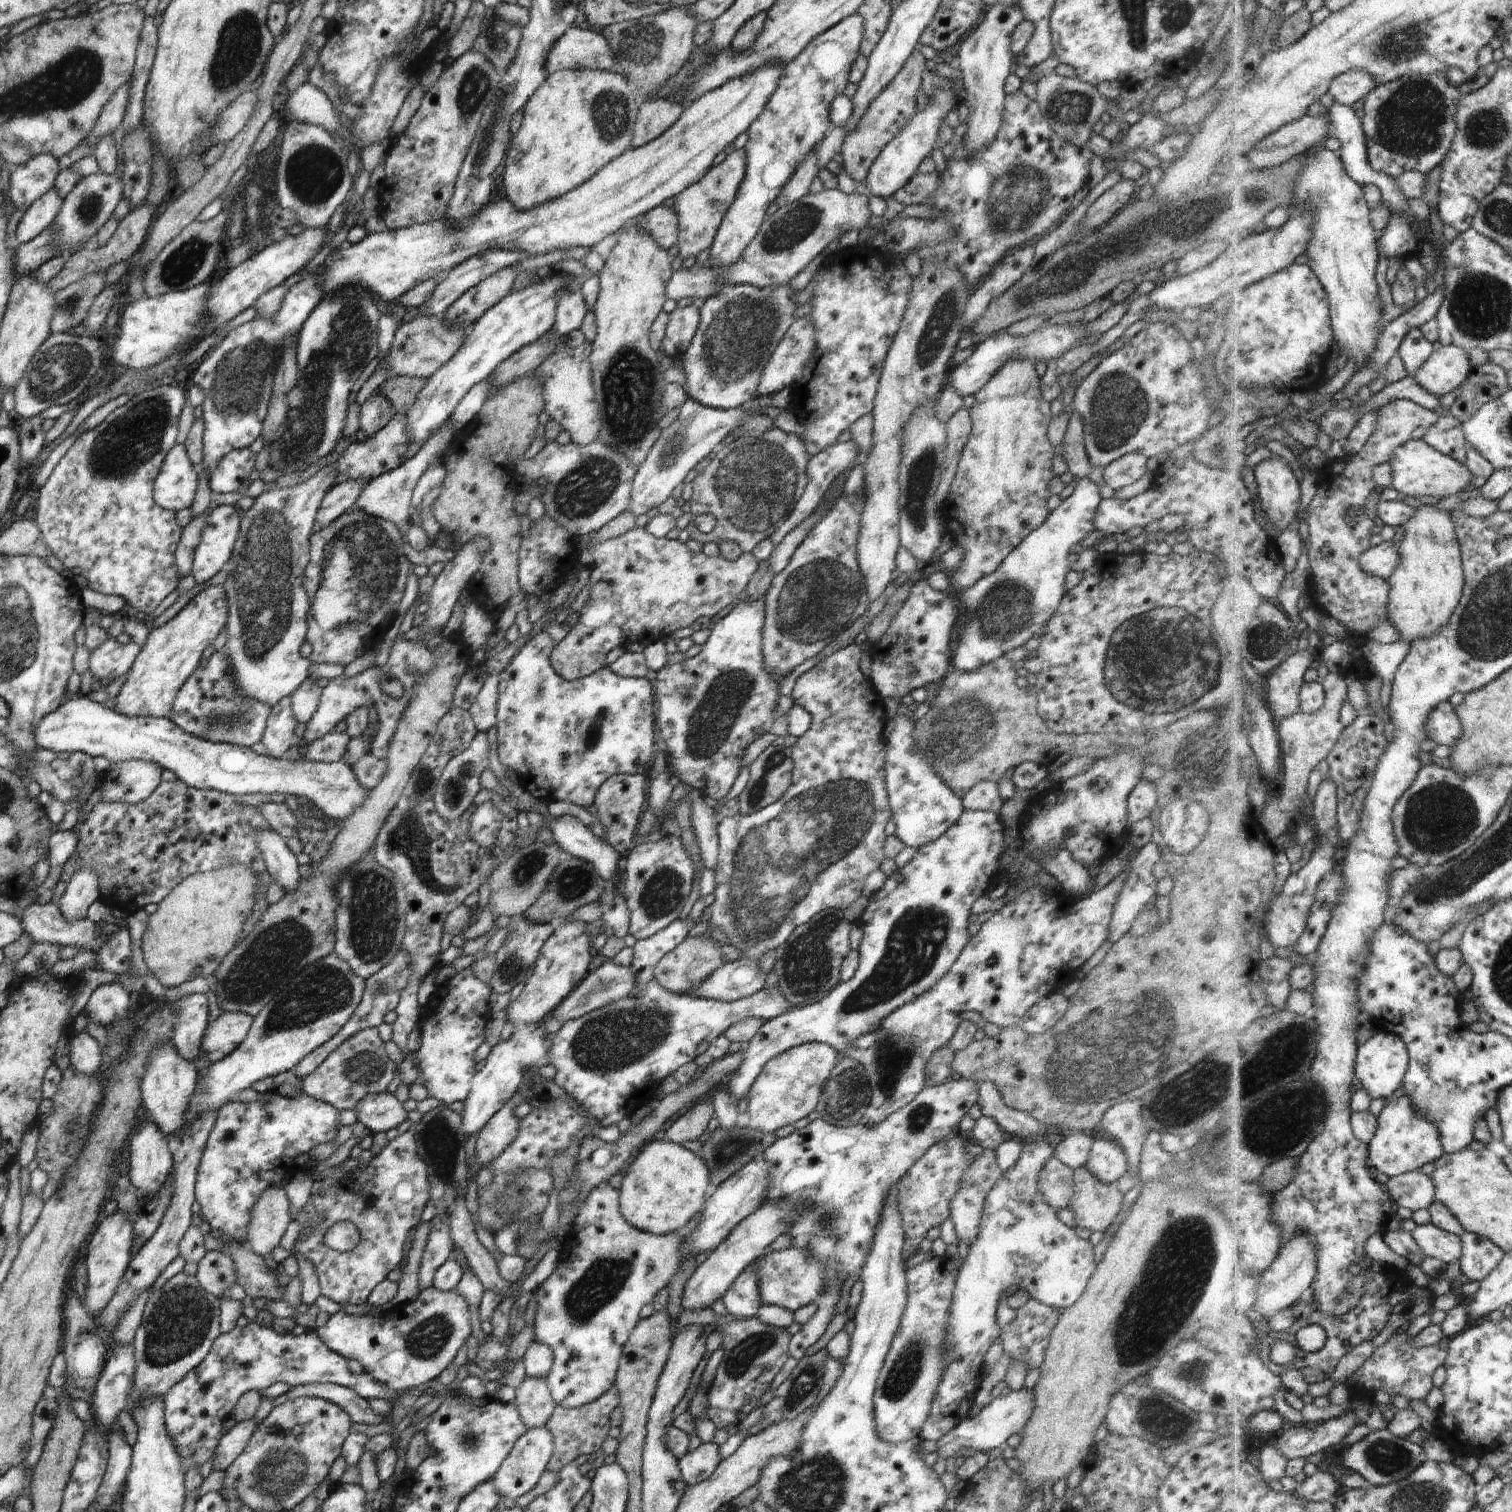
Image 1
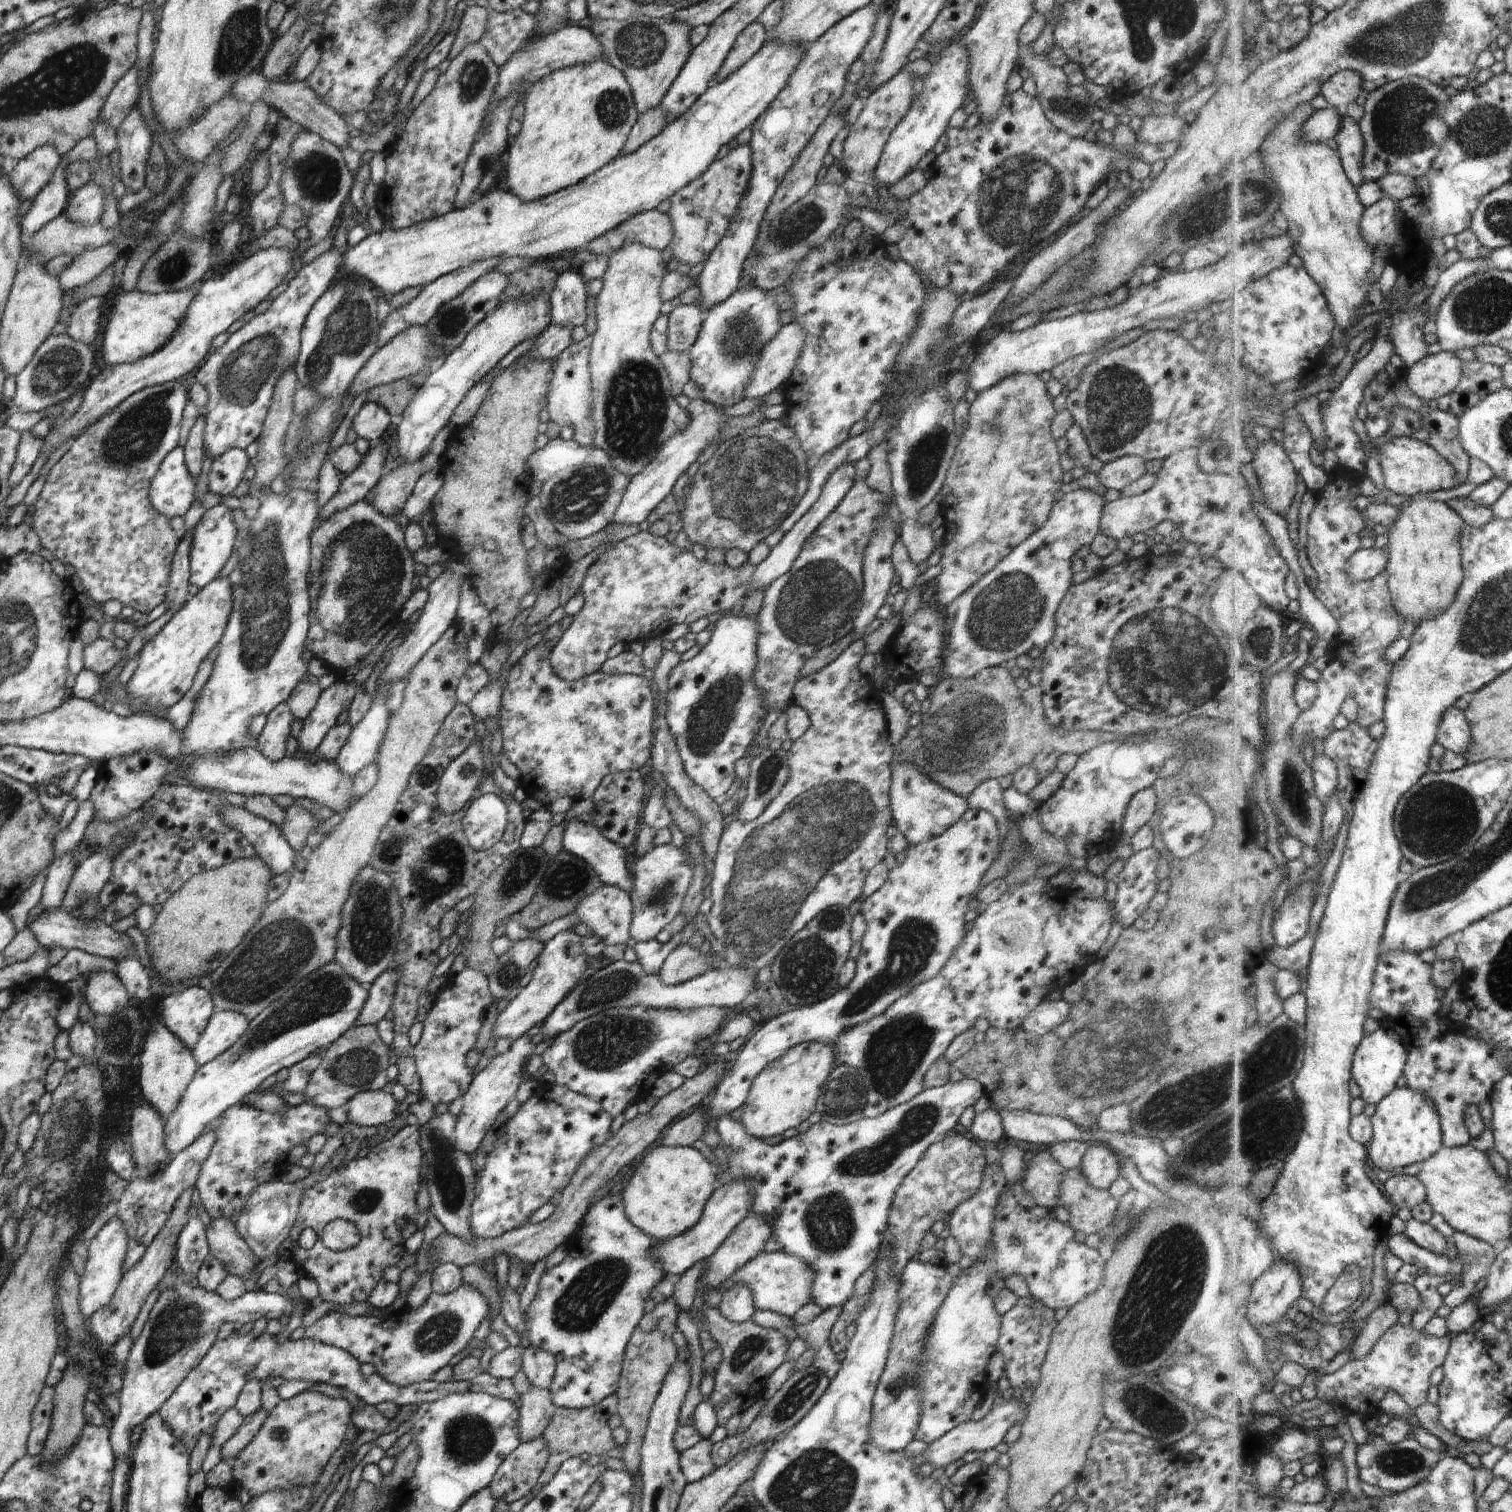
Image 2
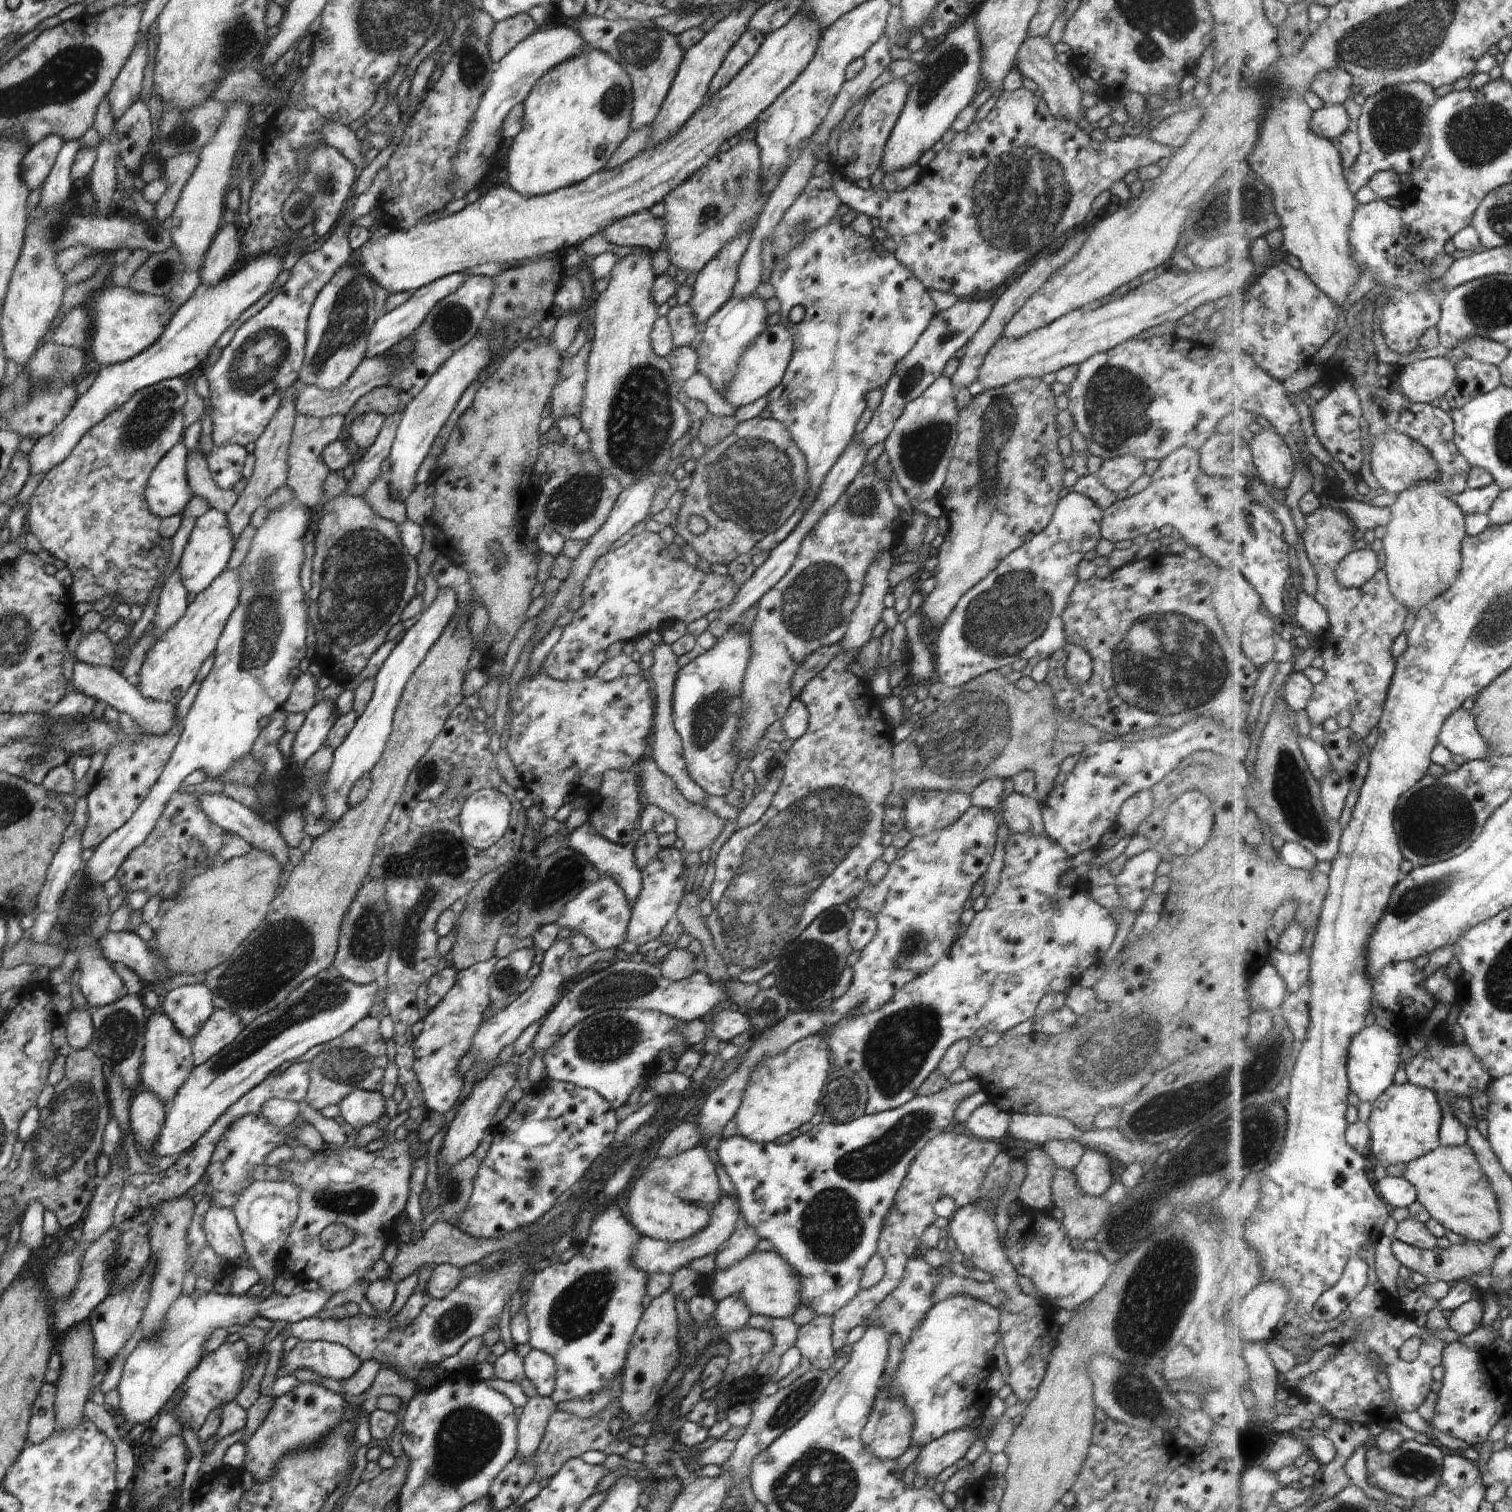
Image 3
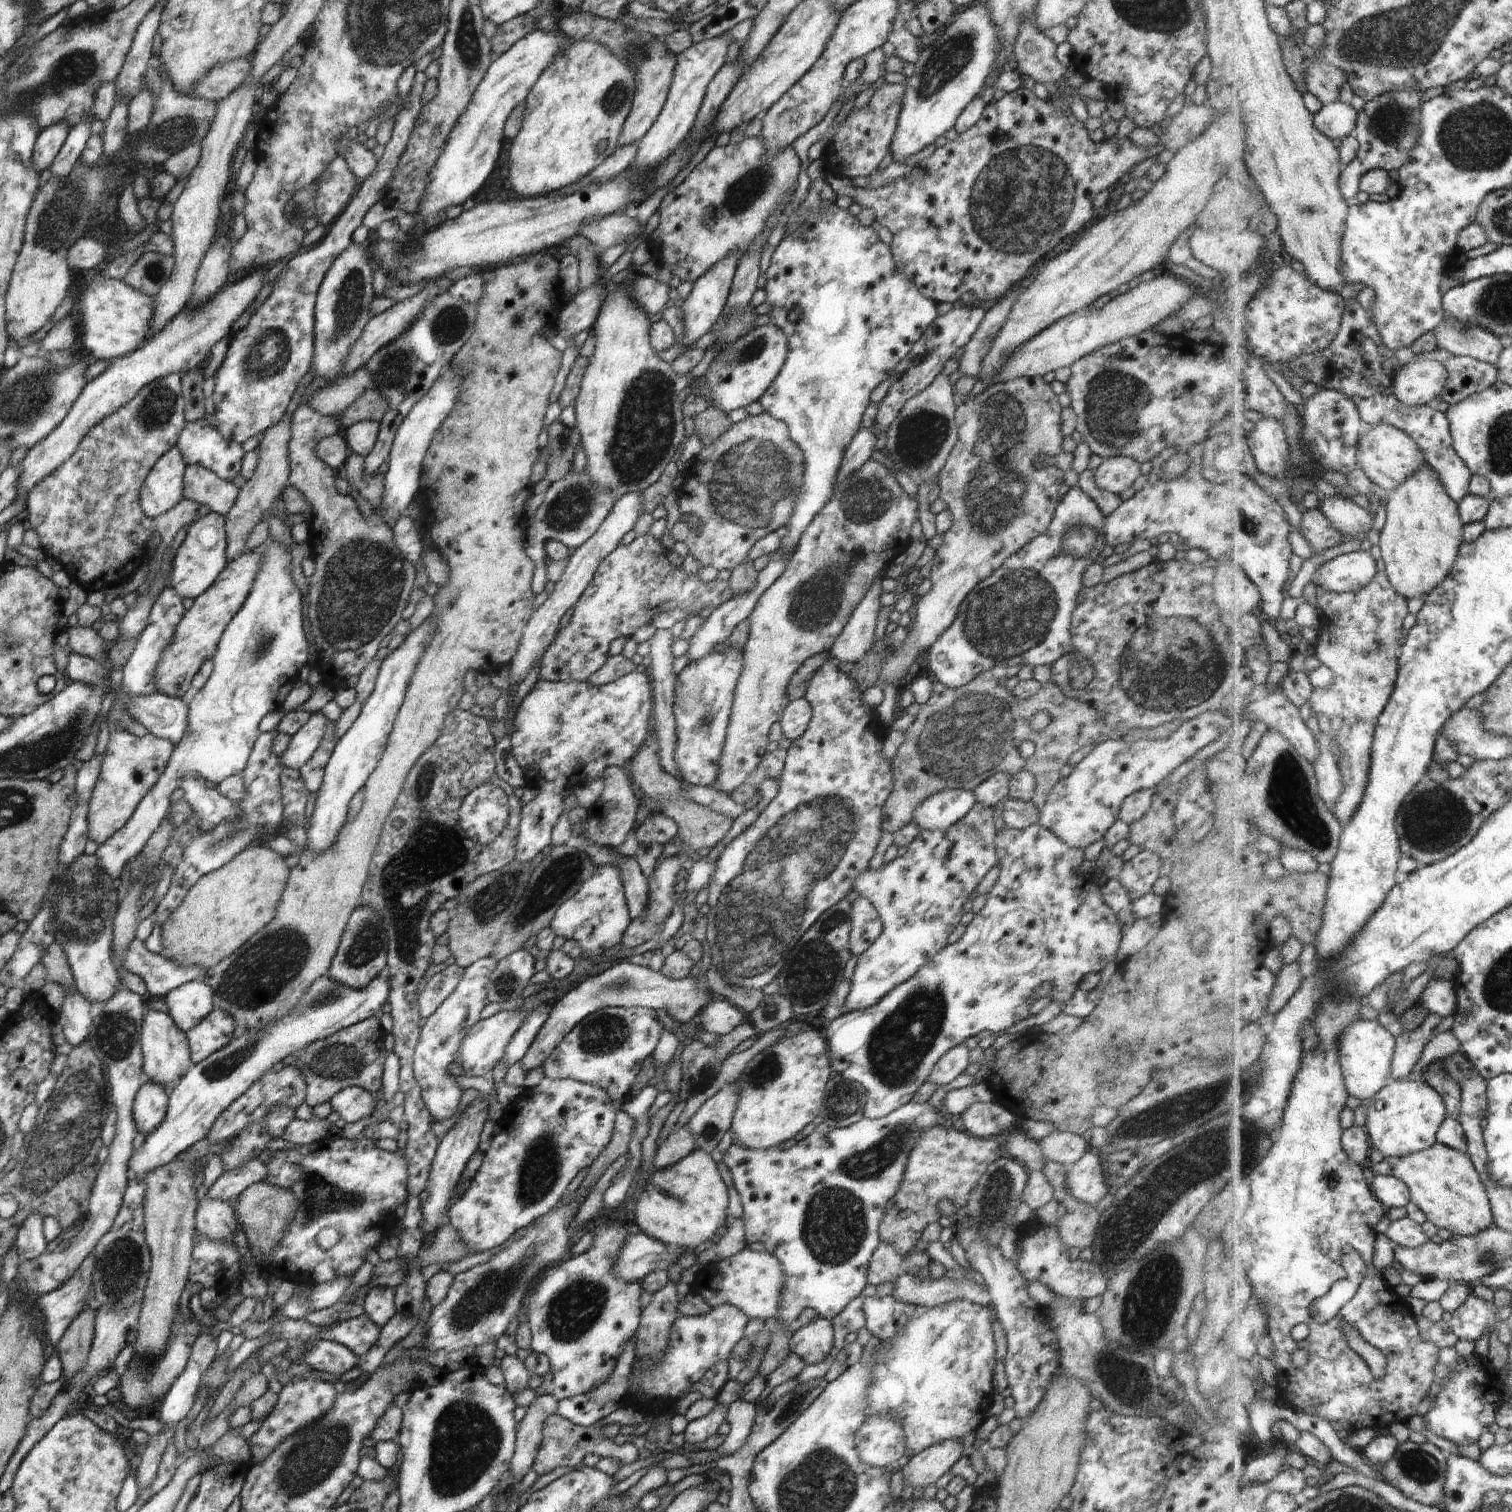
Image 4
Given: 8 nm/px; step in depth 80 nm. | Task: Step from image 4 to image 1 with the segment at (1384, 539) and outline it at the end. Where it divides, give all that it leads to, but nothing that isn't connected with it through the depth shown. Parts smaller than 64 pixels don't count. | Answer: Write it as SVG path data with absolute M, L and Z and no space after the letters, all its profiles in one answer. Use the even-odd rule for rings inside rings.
M1427 505L1417 508L1416 516L1404 526L1406 534L1401 540L1401 565L1391 576L1391 602L1389 622L1401 635L1398 641L1406 641L1410 646L1420 639L1429 639L1439 635L1441 630L1451 622L1456 609L1463 600L1467 586L1467 571L1463 563L1463 546L1459 539L1454 515L1448 511L1438 510Z

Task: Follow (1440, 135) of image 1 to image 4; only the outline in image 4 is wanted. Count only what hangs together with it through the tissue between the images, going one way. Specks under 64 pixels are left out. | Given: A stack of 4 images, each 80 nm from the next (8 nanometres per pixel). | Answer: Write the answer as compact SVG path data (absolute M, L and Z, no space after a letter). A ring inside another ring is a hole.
M1406 90L1388 92L1384 96L1368 101L1360 111L1355 134L1361 144L1358 158L1344 168L1340 178L1340 190L1349 205L1356 201L1361 192L1362 176L1372 170L1385 169L1400 171L1414 158L1416 142L1420 140L1420 122L1422 122L1422 106L1424 105L1422 90Z

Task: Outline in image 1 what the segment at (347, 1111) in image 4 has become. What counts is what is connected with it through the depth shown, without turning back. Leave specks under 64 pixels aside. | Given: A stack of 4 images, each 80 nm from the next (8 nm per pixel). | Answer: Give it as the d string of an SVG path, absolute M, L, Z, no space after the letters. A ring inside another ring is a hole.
M392 1093L366 1095L355 1108L358 1122L362 1122L373 1133L386 1132L393 1134L404 1120L408 1119L408 1111L403 1102Z

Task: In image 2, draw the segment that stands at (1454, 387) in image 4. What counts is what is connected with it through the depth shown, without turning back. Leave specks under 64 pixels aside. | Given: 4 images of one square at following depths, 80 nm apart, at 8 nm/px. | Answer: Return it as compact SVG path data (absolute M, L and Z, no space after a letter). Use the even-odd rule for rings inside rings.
M1480 360L1466 362L1459 388L1450 394L1450 410L1461 417L1466 411L1506 387L1503 367Z

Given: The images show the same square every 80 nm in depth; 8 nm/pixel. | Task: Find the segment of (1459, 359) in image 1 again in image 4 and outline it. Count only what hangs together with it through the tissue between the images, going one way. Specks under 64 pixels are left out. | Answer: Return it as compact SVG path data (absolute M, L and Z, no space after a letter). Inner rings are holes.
M1417 360L1393 376L1393 389L1400 402L1416 407L1432 404L1443 394L1450 378L1447 366L1438 360Z

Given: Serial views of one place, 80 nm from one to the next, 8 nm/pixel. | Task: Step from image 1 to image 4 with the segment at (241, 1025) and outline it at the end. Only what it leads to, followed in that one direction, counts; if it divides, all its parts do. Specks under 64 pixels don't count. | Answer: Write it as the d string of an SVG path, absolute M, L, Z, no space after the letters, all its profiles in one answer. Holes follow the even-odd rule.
M224 1010L210 1012L200 1024L186 1032L190 1062L199 1064L225 1048L233 1040L233 1033L234 1020Z

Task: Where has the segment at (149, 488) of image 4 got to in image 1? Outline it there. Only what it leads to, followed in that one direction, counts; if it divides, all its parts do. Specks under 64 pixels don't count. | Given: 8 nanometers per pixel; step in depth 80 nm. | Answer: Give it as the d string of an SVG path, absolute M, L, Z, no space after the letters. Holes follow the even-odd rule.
M174 445L166 455L161 469L154 479L154 500L166 510L176 514L194 502L198 486L198 469L187 455L186 447Z

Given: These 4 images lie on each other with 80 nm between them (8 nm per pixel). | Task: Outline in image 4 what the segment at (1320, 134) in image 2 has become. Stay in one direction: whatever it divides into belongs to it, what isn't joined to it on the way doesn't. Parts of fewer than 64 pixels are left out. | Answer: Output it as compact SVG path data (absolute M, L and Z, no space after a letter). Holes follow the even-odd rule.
M1332 102L1325 104L1324 108L1315 115L1316 126L1330 139L1343 141L1355 134L1360 112L1356 112L1350 104Z

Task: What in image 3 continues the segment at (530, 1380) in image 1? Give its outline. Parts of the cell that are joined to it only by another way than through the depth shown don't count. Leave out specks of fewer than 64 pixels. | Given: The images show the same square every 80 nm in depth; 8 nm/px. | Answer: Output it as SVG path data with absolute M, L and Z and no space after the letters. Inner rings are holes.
M548 1393L530 1397L523 1406L517 1424L517 1455L529 1459L534 1455L542 1440L550 1416L557 1409L557 1404Z

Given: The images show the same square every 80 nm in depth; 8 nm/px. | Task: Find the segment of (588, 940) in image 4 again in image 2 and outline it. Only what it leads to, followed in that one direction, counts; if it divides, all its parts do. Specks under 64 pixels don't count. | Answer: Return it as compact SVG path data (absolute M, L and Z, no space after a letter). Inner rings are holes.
M603 884L594 894L583 898L575 912L580 922L590 926L605 945L624 944L631 938L631 900L629 894L617 886Z

